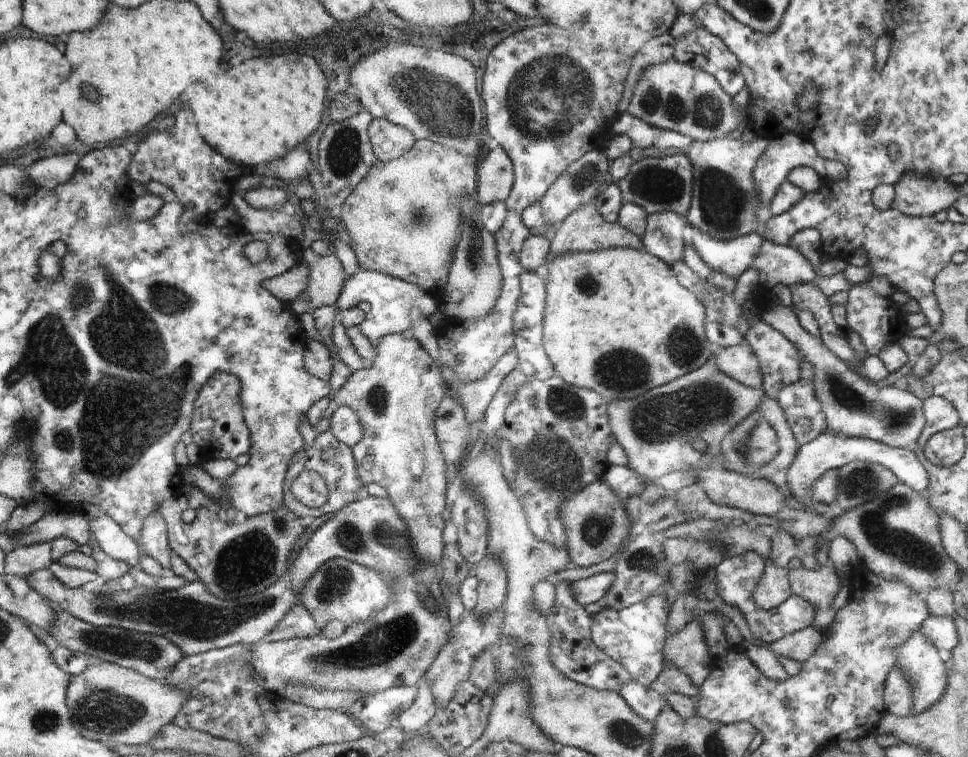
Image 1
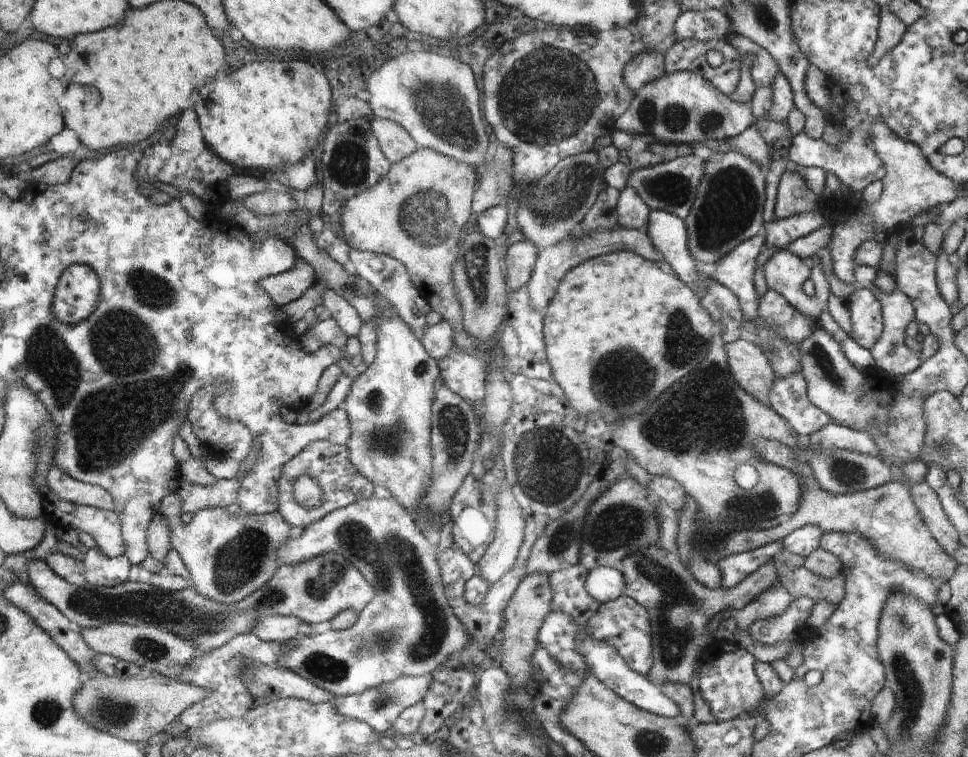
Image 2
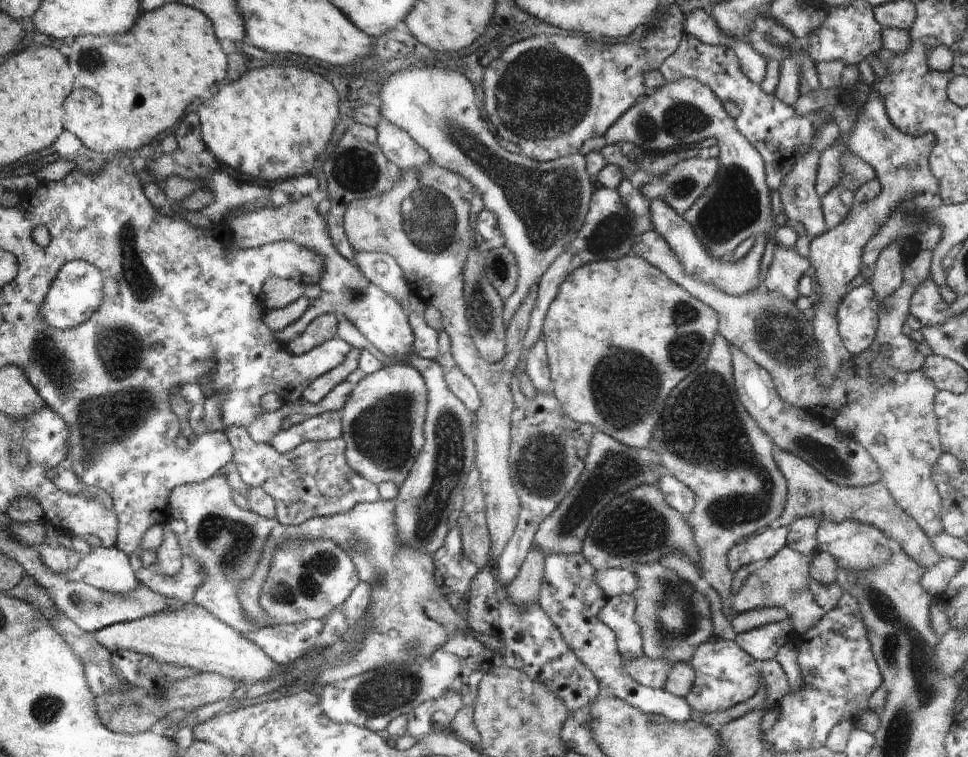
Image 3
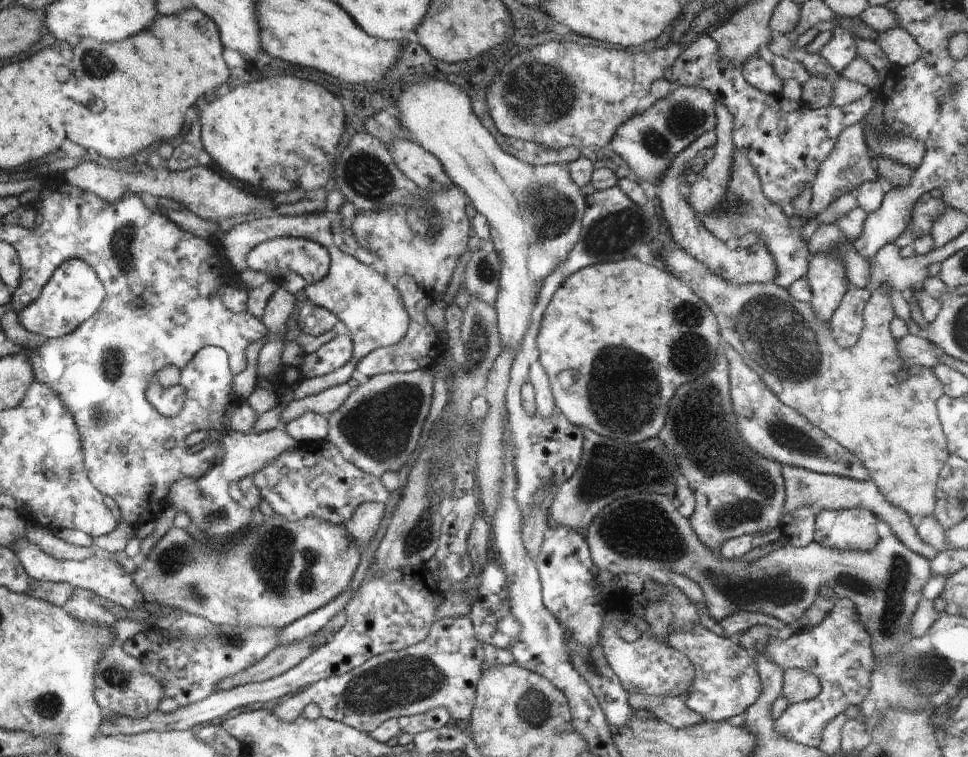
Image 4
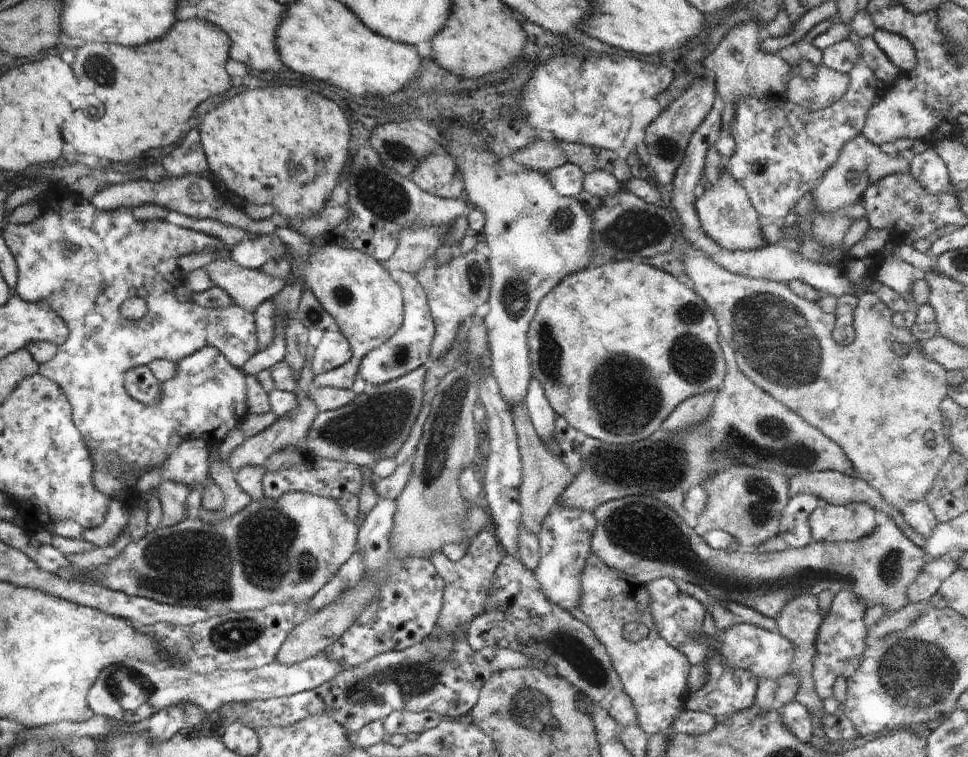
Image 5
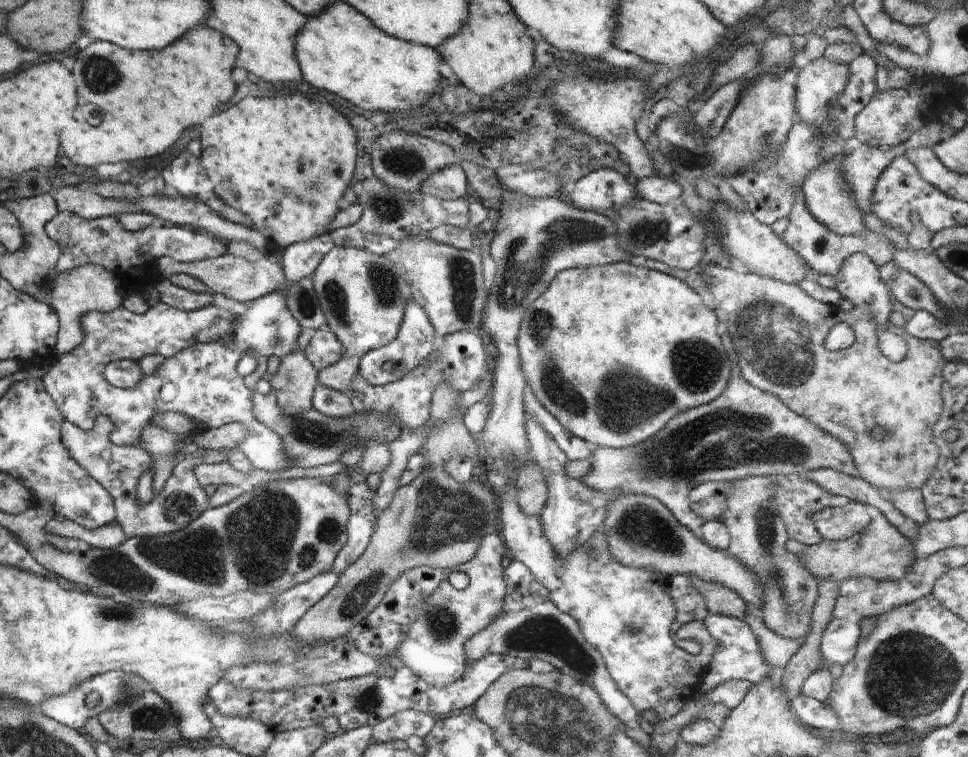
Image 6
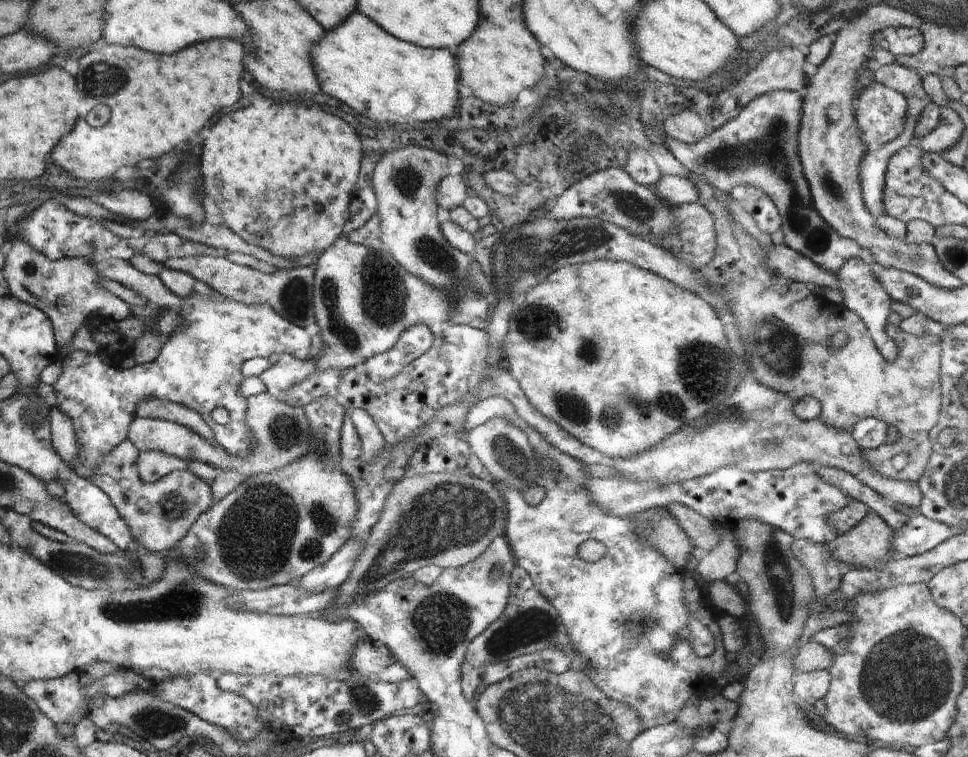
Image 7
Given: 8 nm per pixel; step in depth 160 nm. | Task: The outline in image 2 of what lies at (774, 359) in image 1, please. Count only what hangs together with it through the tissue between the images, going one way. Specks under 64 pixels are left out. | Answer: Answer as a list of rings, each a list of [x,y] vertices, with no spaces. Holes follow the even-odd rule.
[[[801,371],[785,377],[774,374],[767,402],[798,435],[813,435],[833,422],[829,414],[810,402]]]

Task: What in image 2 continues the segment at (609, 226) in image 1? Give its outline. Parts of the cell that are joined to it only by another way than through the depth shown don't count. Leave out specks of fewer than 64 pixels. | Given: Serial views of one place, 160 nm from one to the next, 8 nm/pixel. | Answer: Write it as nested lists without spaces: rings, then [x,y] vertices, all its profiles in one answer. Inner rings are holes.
[[[614,227],[613,229],[579,229],[577,234],[567,236],[559,243],[545,248],[538,256],[535,262],[532,276],[526,286],[529,290],[531,305],[541,312],[545,312],[550,306],[553,296],[561,281],[561,278],[571,268],[585,260],[618,251],[632,251],[645,258],[667,268],[664,257],[654,248],[647,232],[642,232],[624,227]]]

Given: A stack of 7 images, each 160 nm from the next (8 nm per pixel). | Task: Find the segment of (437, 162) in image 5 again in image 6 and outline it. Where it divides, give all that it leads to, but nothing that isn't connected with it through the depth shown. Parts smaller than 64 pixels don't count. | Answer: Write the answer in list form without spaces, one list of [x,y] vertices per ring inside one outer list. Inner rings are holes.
[[[456,163],[433,172],[425,180],[422,191],[445,201],[471,196],[465,169]]]

